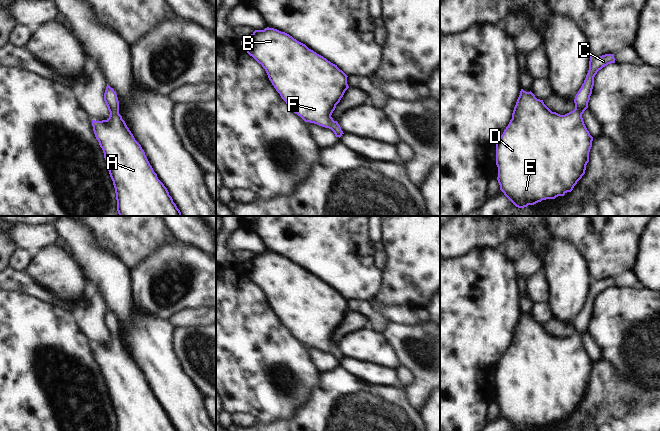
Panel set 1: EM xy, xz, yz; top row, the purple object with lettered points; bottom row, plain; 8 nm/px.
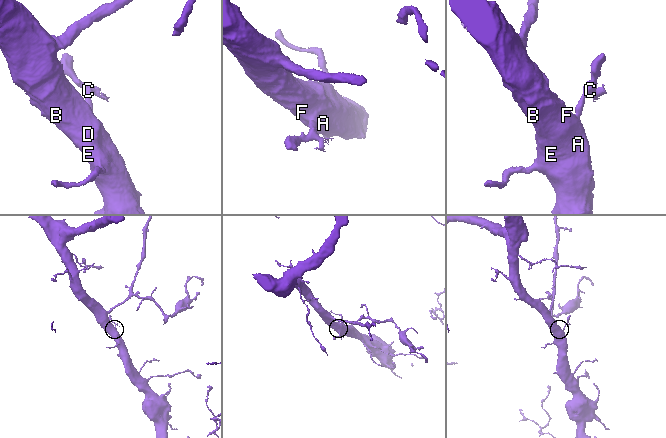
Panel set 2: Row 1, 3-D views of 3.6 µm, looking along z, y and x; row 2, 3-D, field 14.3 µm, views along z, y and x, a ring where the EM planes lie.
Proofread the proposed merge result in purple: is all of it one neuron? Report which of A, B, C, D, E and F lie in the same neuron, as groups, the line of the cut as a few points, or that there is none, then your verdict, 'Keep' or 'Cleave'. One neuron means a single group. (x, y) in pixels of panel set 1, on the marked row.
Groups: A B C D E F. No split. Keep.

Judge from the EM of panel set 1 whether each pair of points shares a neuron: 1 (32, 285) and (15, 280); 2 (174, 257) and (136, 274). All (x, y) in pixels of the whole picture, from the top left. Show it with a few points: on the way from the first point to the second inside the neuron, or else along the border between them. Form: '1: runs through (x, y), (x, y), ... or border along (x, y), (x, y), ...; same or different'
1: runs through (28, 285), (19, 281); same
2: runs through (165, 266), (157, 274), (145, 274); same

